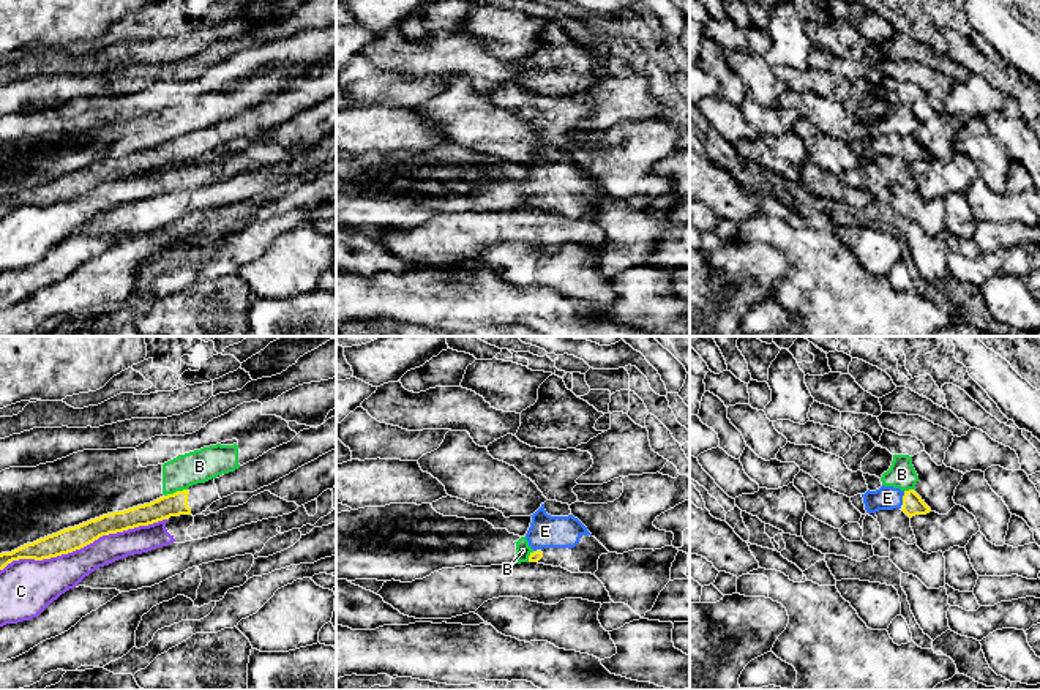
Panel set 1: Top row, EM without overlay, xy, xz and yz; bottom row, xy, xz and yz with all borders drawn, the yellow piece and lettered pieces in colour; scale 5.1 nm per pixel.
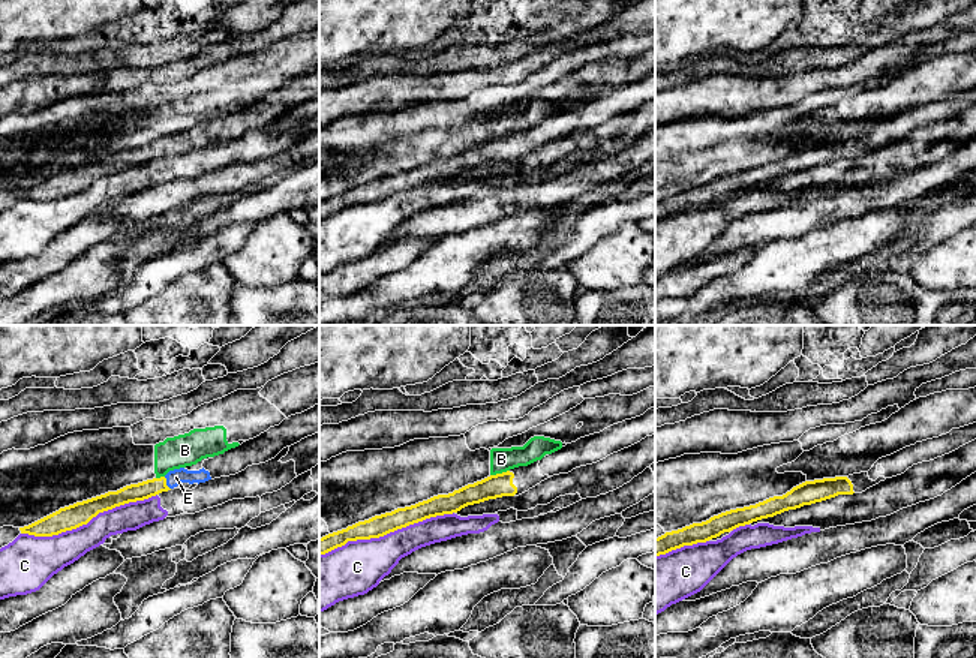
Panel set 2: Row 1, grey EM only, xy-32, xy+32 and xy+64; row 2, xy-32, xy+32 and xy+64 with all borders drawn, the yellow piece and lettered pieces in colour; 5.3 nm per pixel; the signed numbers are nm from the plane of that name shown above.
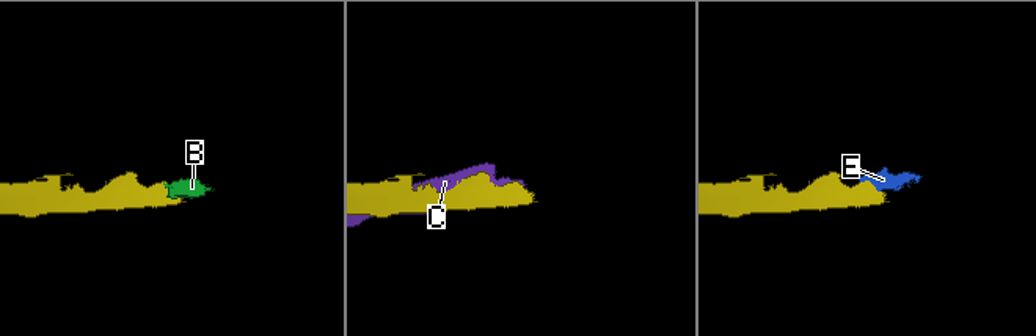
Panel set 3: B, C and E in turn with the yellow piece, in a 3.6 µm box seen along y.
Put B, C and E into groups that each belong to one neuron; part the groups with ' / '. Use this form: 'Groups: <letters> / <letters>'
Groups: B / C / E

